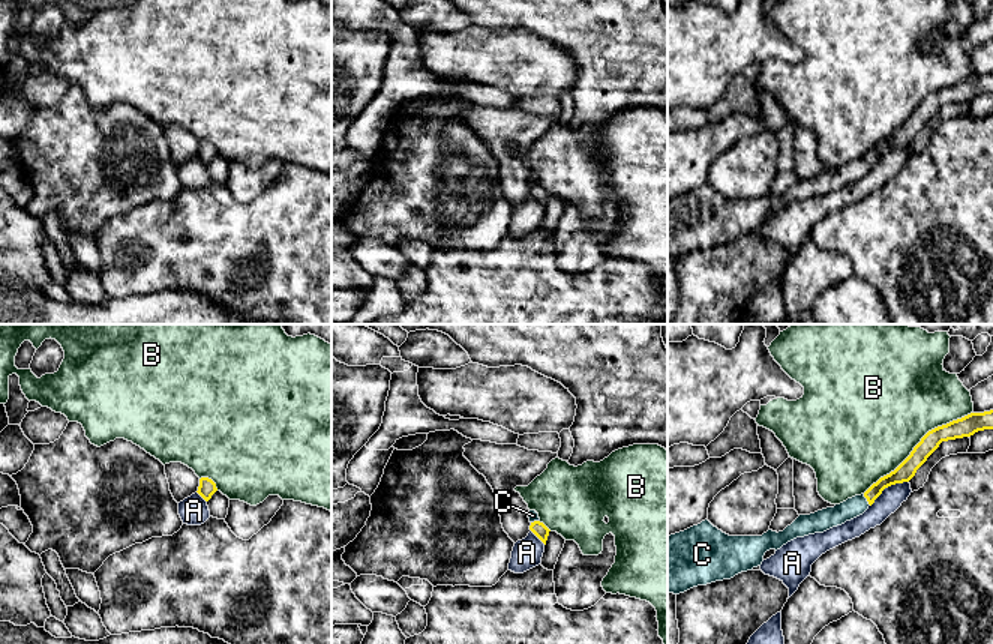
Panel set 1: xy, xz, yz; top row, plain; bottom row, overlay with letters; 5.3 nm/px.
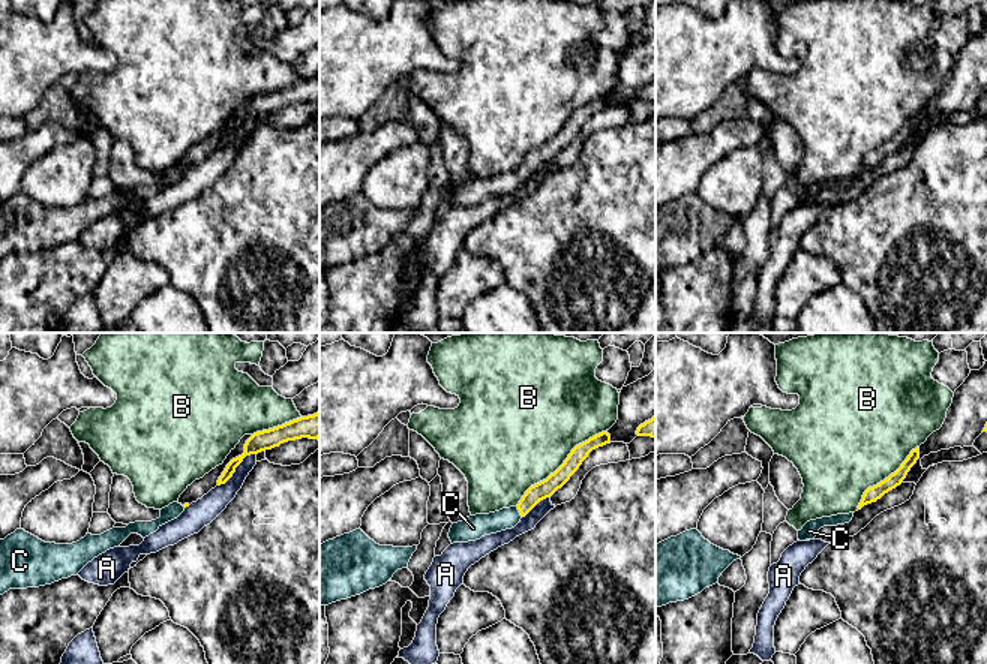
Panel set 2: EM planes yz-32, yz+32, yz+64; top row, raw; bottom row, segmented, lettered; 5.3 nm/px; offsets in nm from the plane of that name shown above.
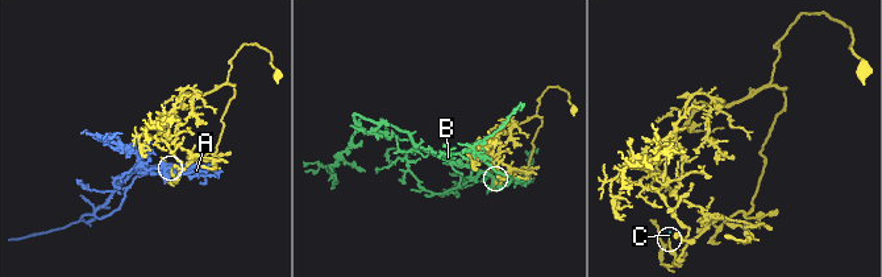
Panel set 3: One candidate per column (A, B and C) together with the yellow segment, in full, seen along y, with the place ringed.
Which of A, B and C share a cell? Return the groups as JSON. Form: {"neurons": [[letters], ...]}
{"neurons": [["A"], ["B"], ["C"]]}

